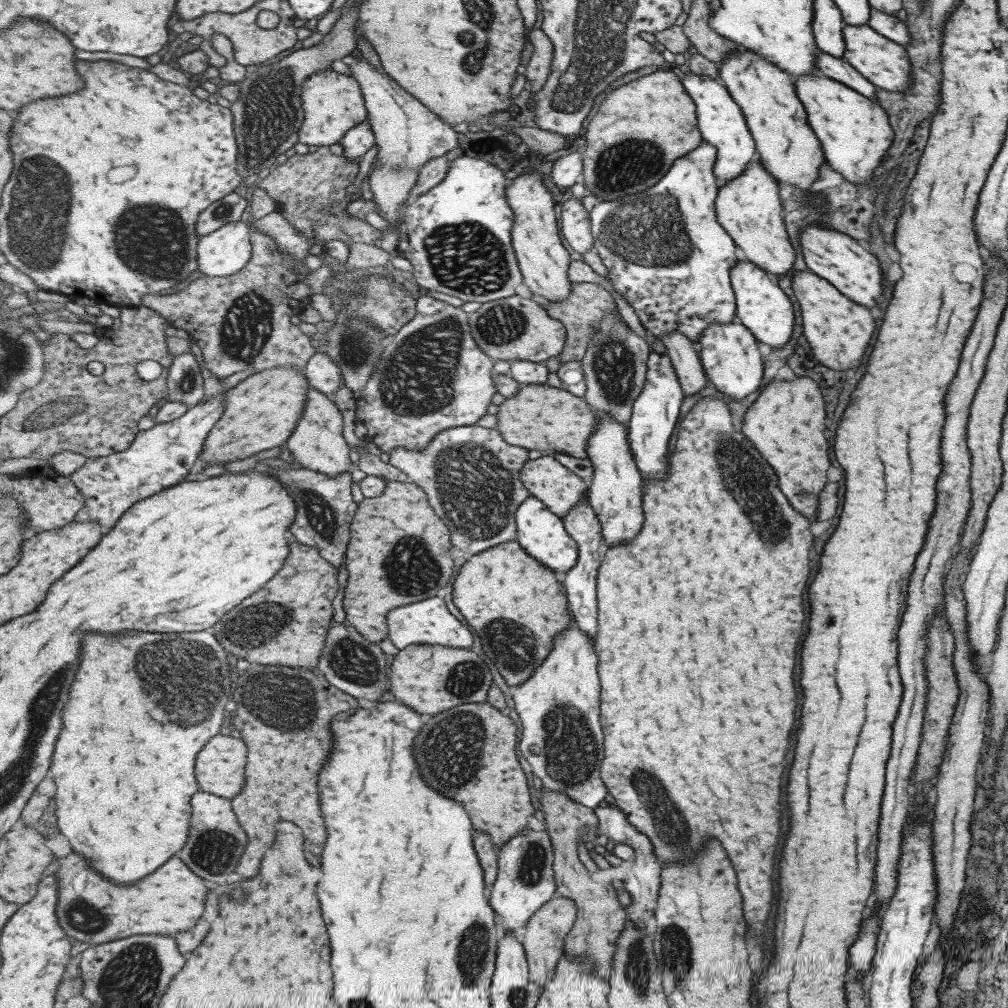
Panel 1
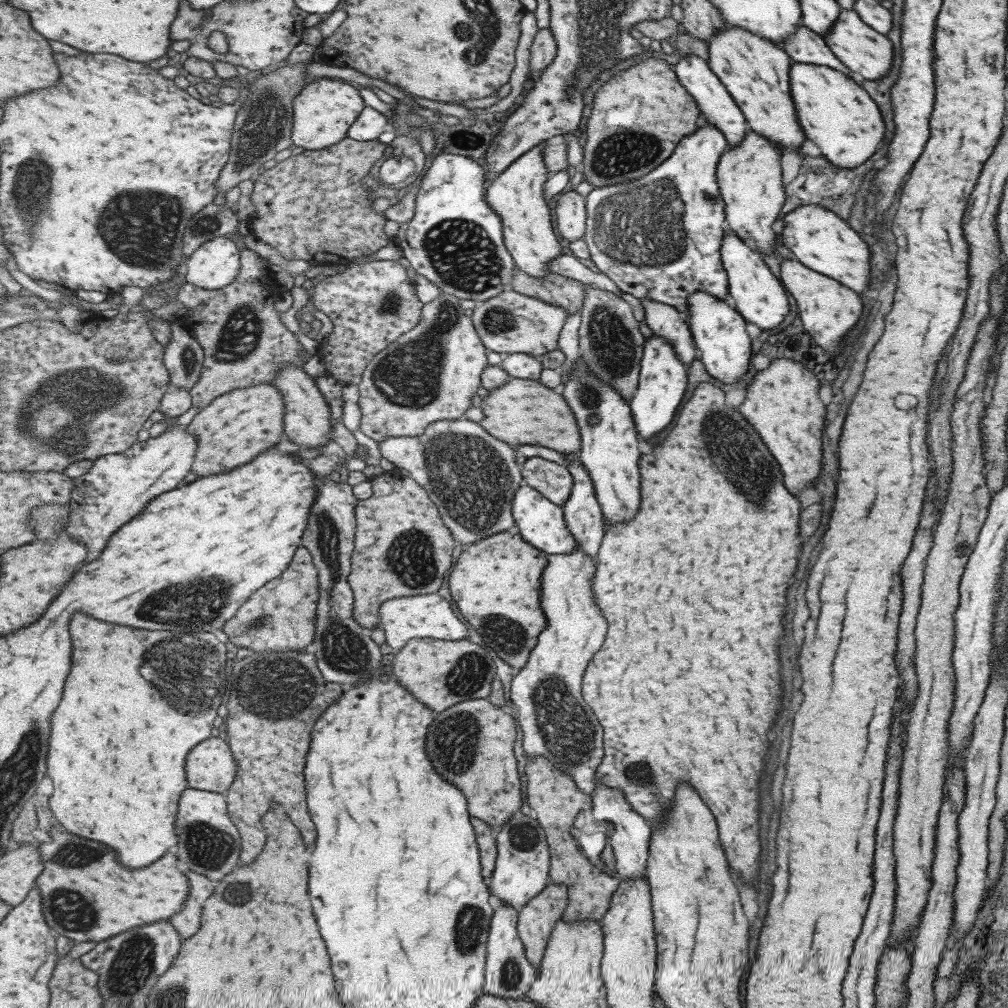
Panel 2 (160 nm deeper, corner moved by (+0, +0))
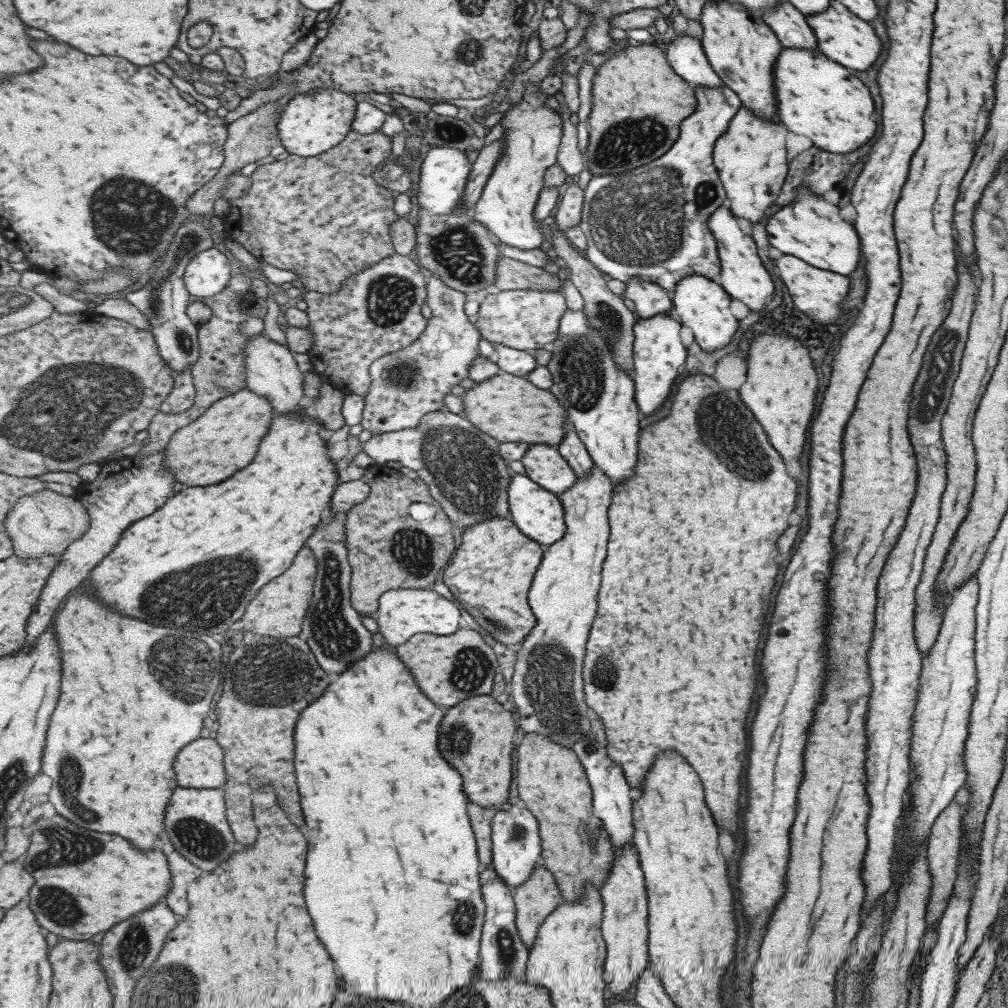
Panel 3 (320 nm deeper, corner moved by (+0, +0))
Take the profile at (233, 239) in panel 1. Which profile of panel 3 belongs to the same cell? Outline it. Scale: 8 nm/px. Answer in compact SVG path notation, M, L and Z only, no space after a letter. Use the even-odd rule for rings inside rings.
M214 246L191 261L185 274L186 287L193 299L211 298L229 286L236 270L235 264Z

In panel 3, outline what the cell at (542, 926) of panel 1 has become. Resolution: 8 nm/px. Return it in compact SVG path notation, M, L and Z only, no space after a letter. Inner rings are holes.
M543 865L535 867L530 878L512 891L517 907L518 935L528 950L545 916L555 910L563 898L554 875Z

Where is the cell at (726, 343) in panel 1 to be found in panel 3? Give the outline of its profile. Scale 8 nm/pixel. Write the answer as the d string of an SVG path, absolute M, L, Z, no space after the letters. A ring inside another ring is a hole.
M687 275L679 280L671 292L671 310L679 324L691 330L698 347L710 353L712 350L723 348L737 330L737 319L729 312L729 298L716 280Z

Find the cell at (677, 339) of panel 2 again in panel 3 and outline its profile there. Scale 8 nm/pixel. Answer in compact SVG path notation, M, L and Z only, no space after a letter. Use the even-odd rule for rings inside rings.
M631 278L625 285L624 298L641 319L656 314L673 315L670 296L658 284Z

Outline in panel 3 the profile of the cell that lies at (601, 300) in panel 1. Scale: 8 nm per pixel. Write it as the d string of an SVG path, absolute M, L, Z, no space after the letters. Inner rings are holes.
M502 257L497 266L495 286L500 291L544 291L562 292L562 274L530 266L511 258Z

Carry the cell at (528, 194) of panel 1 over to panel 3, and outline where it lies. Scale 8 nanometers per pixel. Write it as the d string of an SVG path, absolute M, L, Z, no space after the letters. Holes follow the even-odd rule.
M527 83L519 102L509 102L504 106L503 116L498 122L503 128L500 140L505 140L505 151L496 164L494 174L487 181L479 203L474 207L475 220L483 222L483 225L491 230L491 234L503 244L521 250L537 249L543 242L543 236L535 222L535 208L538 196L545 185L546 171L556 163L557 145L562 137L563 120L557 112L545 107L547 98L548 95L541 93L538 86Z

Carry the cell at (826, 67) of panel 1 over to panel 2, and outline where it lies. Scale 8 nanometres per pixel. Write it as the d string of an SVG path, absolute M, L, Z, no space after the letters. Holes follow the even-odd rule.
M799 25L794 33L782 40L783 52L787 53L790 60L797 63L816 64L834 68L843 75L855 78L859 84L859 77L851 72L844 64L827 48L824 38L806 26Z

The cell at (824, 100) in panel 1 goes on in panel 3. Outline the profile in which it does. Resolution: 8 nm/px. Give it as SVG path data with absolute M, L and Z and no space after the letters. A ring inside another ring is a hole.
M785 48L775 60L775 100L777 118L789 132L807 136L813 145L842 155L866 143L877 124L871 120L873 101L868 88L850 69L827 60L817 49Z

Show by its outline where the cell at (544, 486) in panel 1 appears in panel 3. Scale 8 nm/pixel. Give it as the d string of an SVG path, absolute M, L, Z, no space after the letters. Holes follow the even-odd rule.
M537 443L528 446L521 457L524 475L557 496L576 481L576 476L555 446Z

